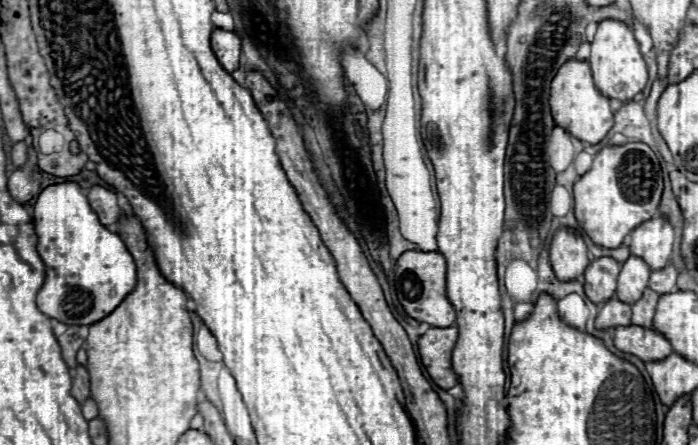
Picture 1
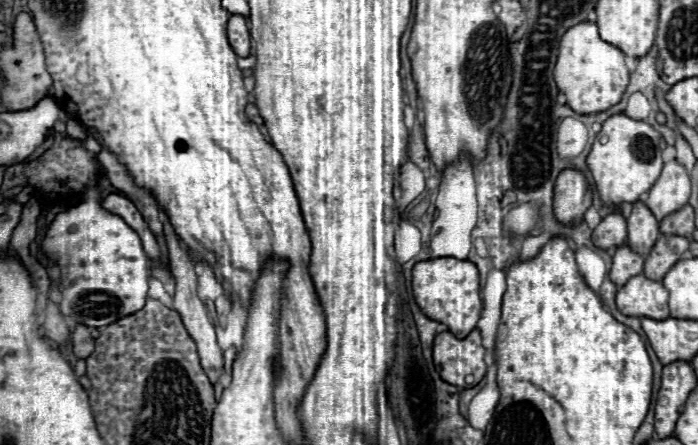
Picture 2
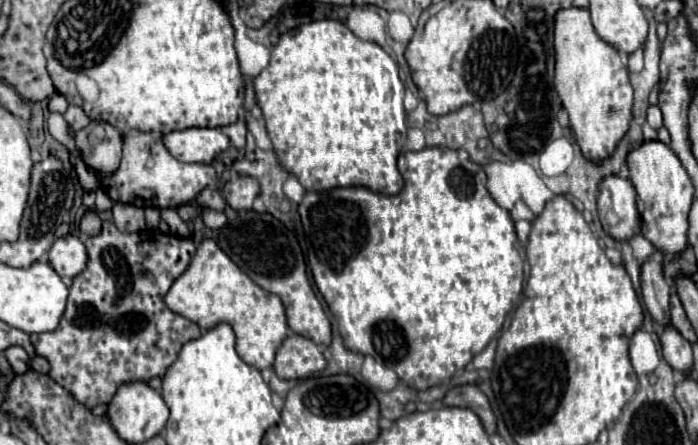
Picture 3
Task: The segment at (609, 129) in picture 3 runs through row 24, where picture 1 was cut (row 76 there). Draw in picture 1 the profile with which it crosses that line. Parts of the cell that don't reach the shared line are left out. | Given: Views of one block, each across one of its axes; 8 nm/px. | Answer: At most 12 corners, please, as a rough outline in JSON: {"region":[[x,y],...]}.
{"region":[[586,60],[552,80],[554,122],[588,144],[614,126]]}

